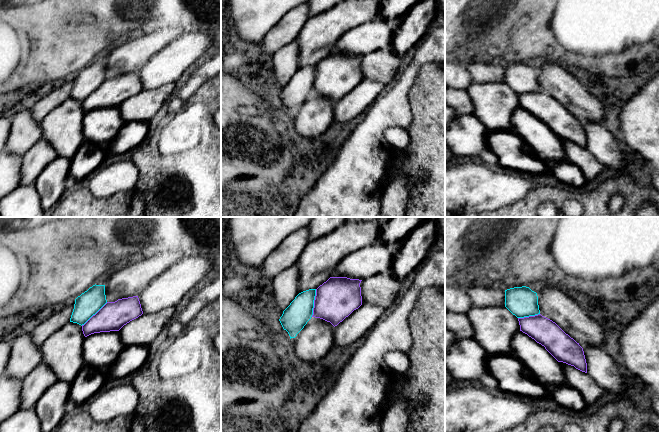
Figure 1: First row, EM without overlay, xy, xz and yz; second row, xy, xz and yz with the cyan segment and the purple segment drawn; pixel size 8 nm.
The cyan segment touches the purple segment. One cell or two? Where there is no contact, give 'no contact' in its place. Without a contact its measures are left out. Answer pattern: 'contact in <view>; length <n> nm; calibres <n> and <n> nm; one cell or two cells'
contact in xz; length 220 nm; calibres 200 and 320 nm; two cells

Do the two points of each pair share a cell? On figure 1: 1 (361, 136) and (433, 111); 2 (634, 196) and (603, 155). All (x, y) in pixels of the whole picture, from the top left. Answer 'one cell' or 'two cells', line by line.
1: two cells
2: two cells

